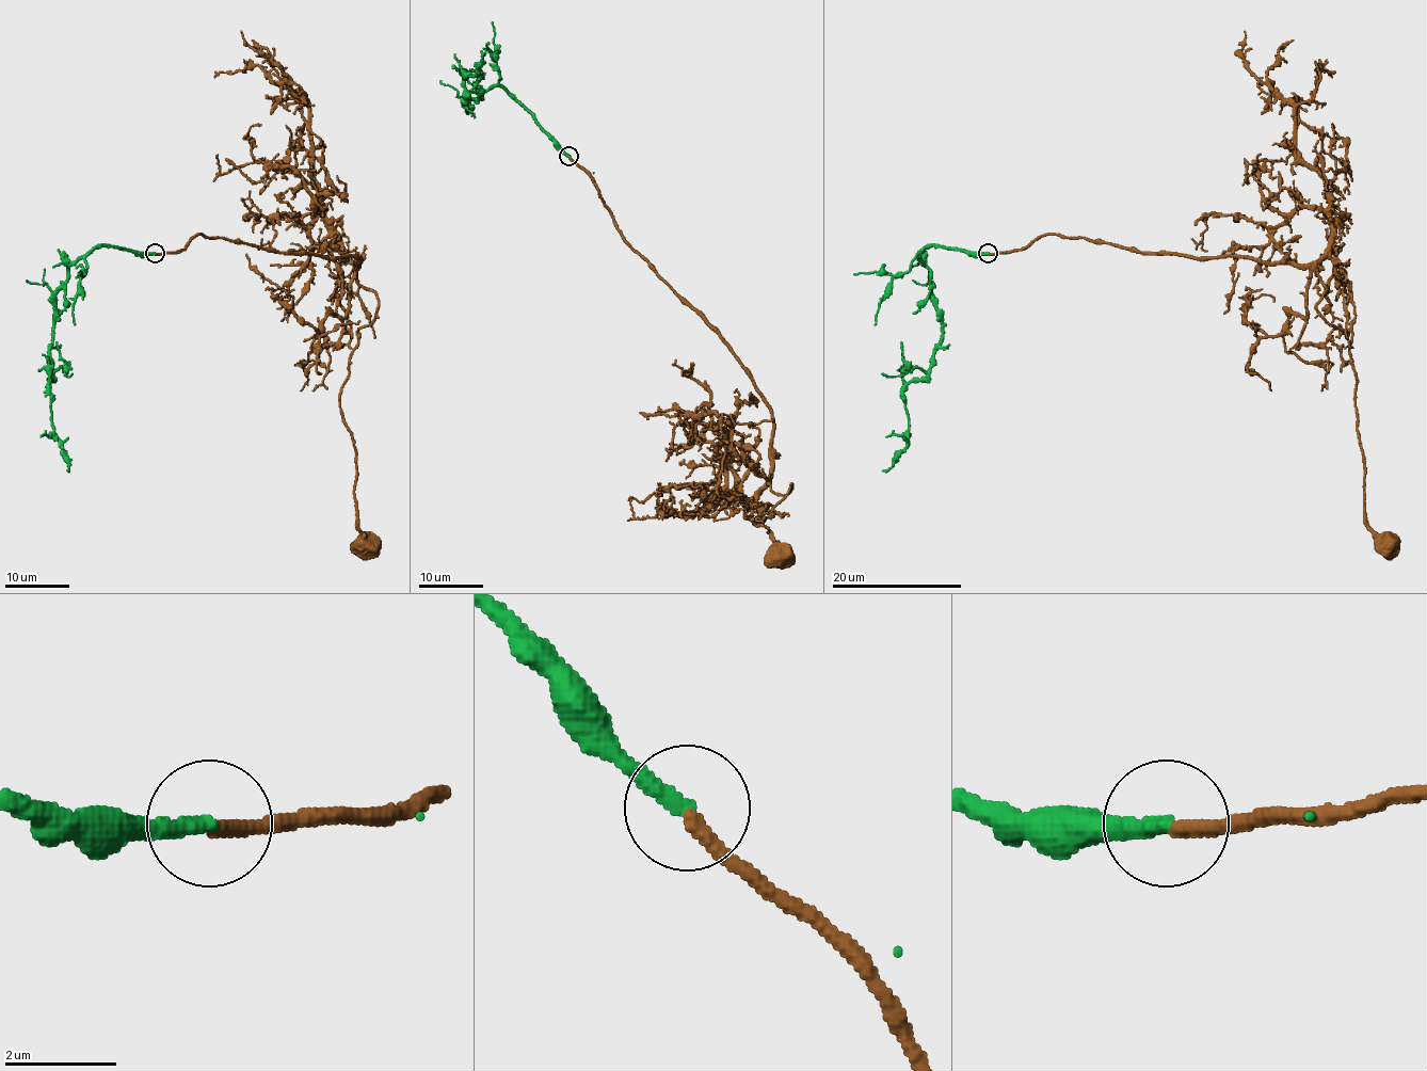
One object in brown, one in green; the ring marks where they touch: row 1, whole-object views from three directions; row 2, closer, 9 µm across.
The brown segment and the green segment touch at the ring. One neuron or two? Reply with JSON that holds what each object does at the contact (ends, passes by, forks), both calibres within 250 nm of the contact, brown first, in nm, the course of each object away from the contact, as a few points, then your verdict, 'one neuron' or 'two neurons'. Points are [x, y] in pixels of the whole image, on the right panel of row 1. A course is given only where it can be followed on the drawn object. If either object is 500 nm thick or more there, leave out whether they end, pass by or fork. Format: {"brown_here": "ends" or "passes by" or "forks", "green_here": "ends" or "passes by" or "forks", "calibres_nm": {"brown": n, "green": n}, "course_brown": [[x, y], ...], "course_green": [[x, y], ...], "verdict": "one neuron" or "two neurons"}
{"brown_here": "ends", "green_here": "ends", "calibres_nm": {"brown": 280, "green": 320}, "course_brown": [[988, 253], [1059, 235], [1308, 265], [1327, 288], [1316, 309], [1345, 332], [1364, 521], [1384, 540]], "course_green": [[988, 253], [927, 246], [918, 254], [930, 272], [941, 344], [928, 373], [906, 386], [909, 441], [883, 470]], "verdict": "one neuron"}

